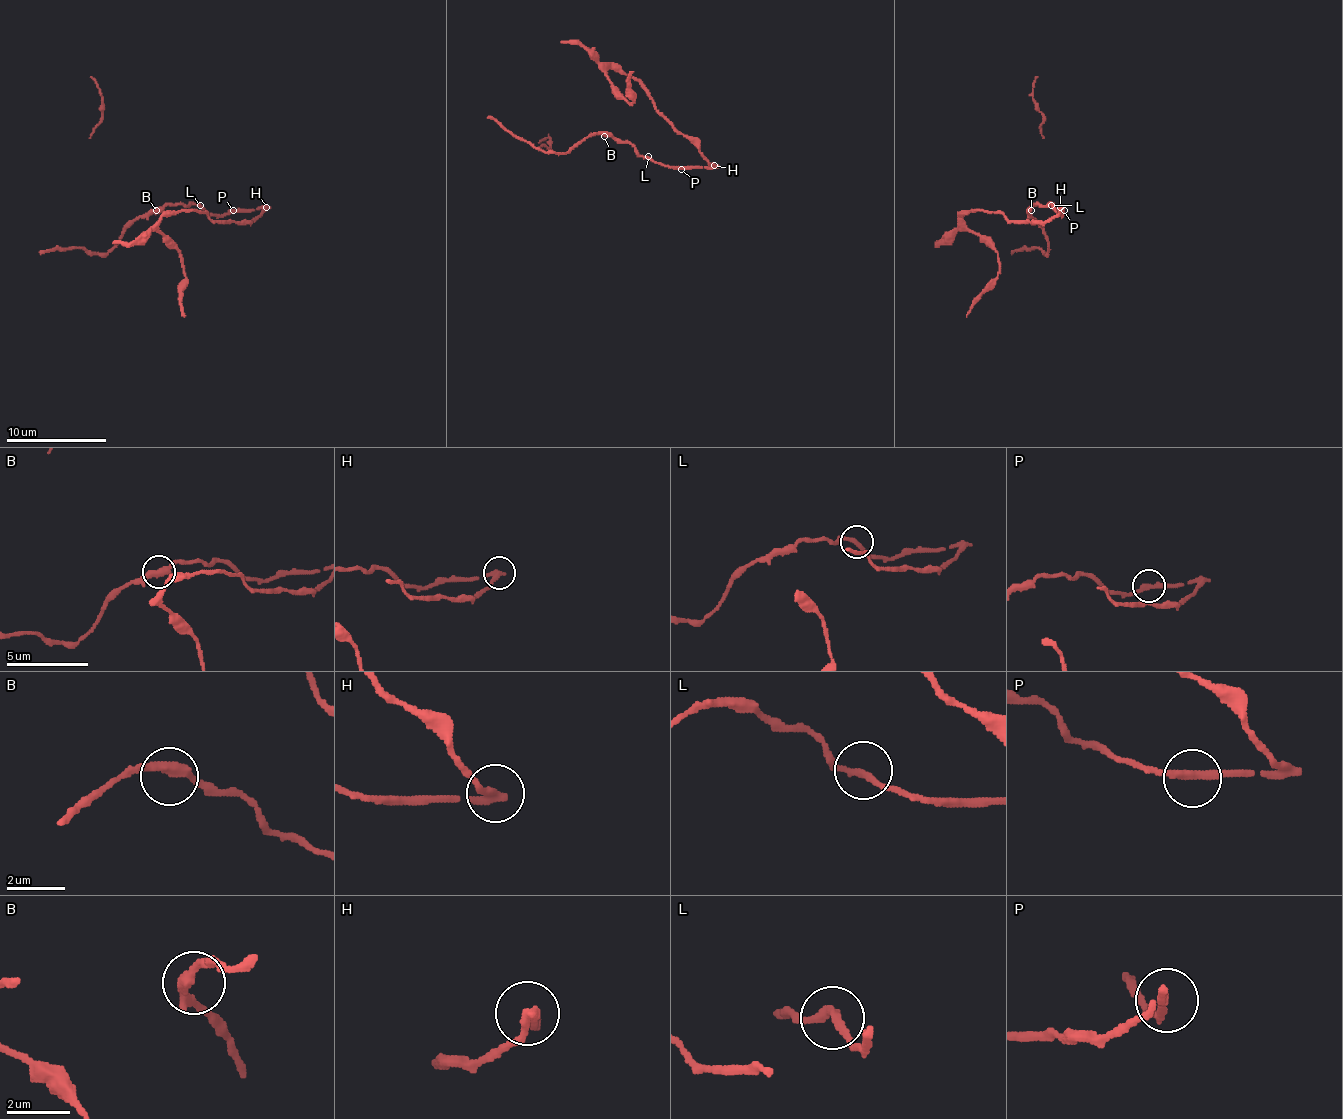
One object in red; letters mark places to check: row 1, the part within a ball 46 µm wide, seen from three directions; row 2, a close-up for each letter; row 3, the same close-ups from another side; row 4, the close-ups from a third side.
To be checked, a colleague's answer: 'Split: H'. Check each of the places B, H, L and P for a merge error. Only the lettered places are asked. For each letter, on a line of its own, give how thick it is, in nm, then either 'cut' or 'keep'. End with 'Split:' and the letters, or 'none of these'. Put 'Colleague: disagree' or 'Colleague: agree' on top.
Colleague: agree
B: calibre 360 nm; keep
H: calibre 280 nm; cut
L: calibre 240 nm; keep
P: calibre 280 nm; keep
Split: H

